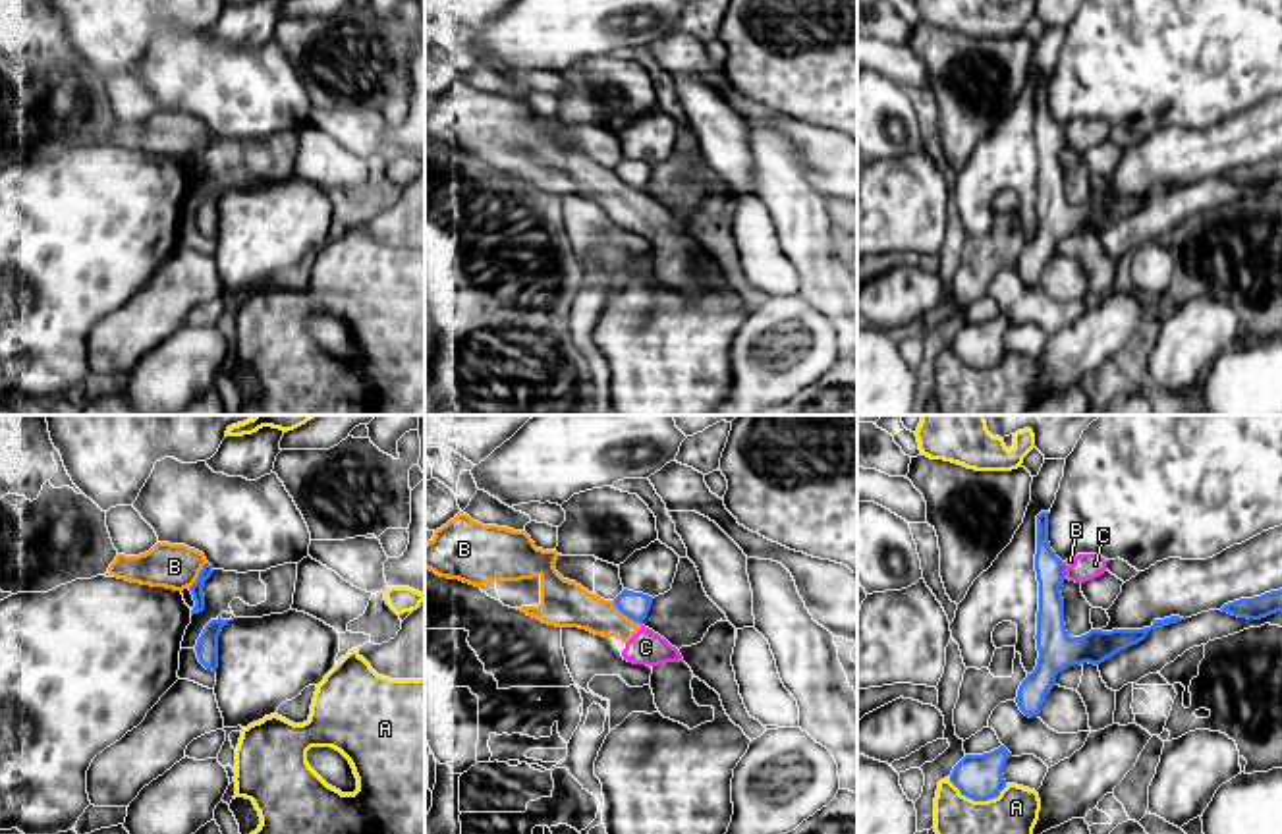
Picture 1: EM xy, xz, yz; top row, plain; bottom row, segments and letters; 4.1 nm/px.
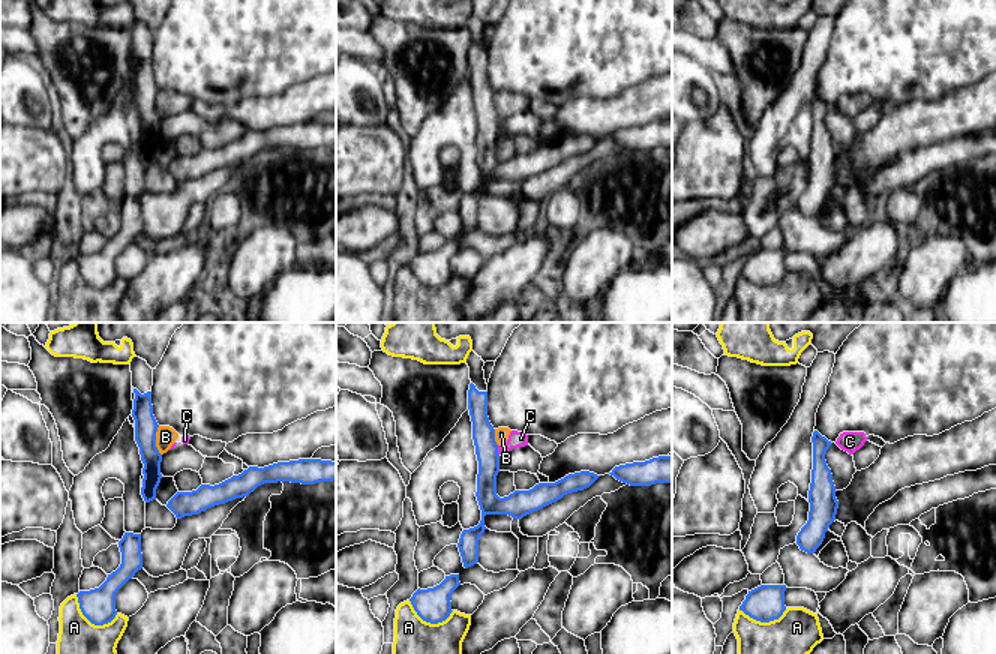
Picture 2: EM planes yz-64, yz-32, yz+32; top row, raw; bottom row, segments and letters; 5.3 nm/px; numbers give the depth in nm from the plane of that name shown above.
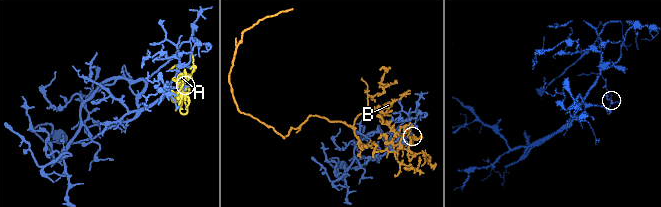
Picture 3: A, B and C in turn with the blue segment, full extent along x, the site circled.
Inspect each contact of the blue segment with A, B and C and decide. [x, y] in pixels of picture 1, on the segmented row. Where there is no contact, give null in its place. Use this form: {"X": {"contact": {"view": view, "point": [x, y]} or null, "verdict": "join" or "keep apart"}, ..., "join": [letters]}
{"A": {"contact": {"view": "yz", "point": [977, 800]}, "verdict": "keep apart"}, "B": {"contact": {"view": "xz", "point": [626, 614]}, "verdict": "keep apart"}, "C": {"contact": {"view": "yz", "point": [1064, 570]}, "verdict": "keep apart"}, "join": []}

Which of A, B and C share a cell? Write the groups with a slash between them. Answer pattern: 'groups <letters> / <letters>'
groups A / B C

